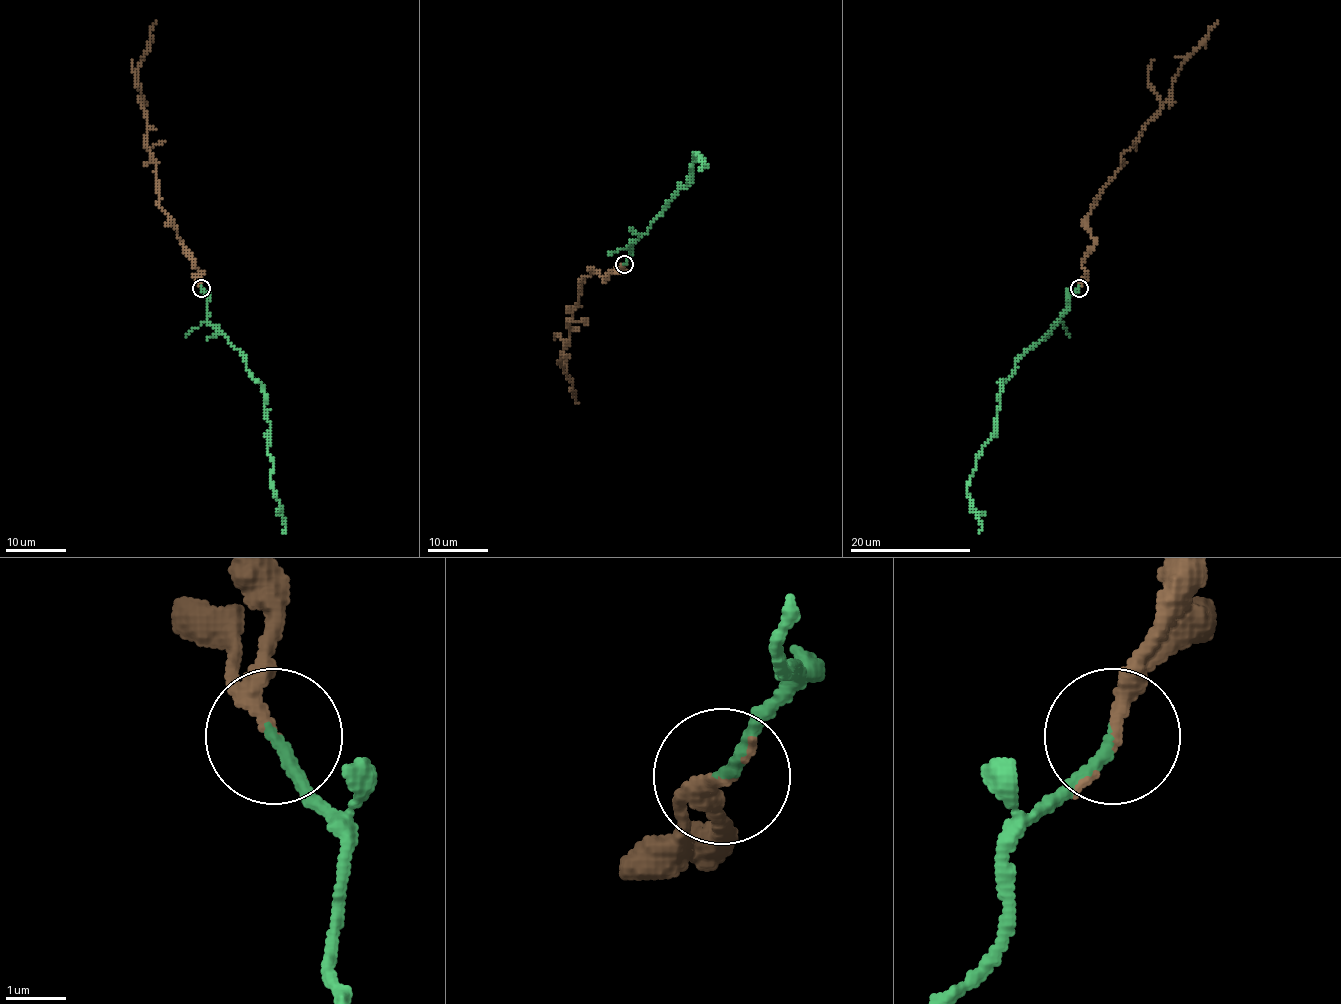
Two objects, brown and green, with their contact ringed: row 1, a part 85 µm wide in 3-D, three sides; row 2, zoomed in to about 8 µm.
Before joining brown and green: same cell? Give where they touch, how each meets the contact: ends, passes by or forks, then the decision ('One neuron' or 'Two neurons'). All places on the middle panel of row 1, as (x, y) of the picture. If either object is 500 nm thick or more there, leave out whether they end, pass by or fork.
Place: (624, 264). At the ring brown ends. At the ring green ends. One neuron

